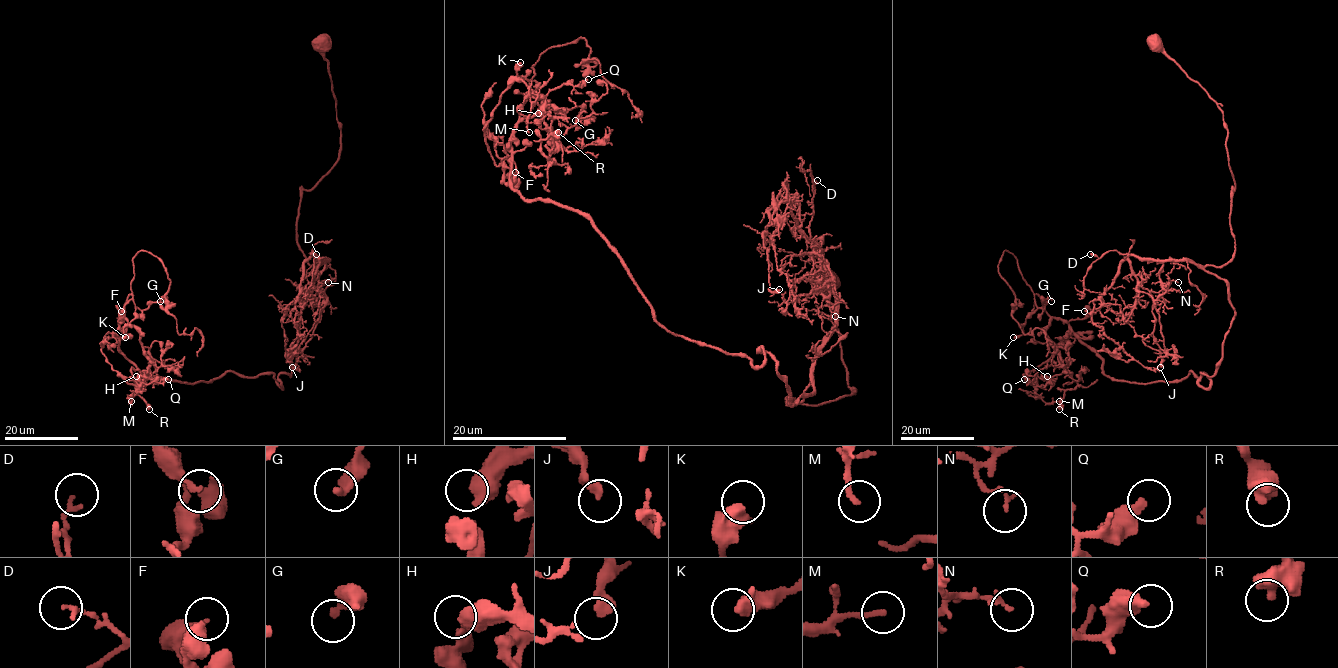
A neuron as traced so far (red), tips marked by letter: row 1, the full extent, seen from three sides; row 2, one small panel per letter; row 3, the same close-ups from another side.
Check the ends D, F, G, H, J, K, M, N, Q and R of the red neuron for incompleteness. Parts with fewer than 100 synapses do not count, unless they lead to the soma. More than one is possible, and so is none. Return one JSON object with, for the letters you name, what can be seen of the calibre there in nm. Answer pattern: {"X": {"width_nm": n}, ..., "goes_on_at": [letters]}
{"goes_on_at": []}

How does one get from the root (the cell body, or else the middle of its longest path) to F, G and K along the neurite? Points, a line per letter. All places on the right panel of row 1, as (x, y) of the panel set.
F: (1155, 45), (1223, 114), (1235, 253), (1203, 268), (1234, 319), (1204, 387), (1108, 376), (1069, 324), (1084, 311)
G: (1155, 45), (1227, 131), (1235, 253), (1203, 268), (1234, 309), (1223, 358), (1208, 387), (1115, 380), (1051, 301)
K: (1155, 45), (1227, 131), (1235, 253), (1203, 268), (1235, 315), (1210, 385), (1108, 376), (1036, 294), (1013, 337)

